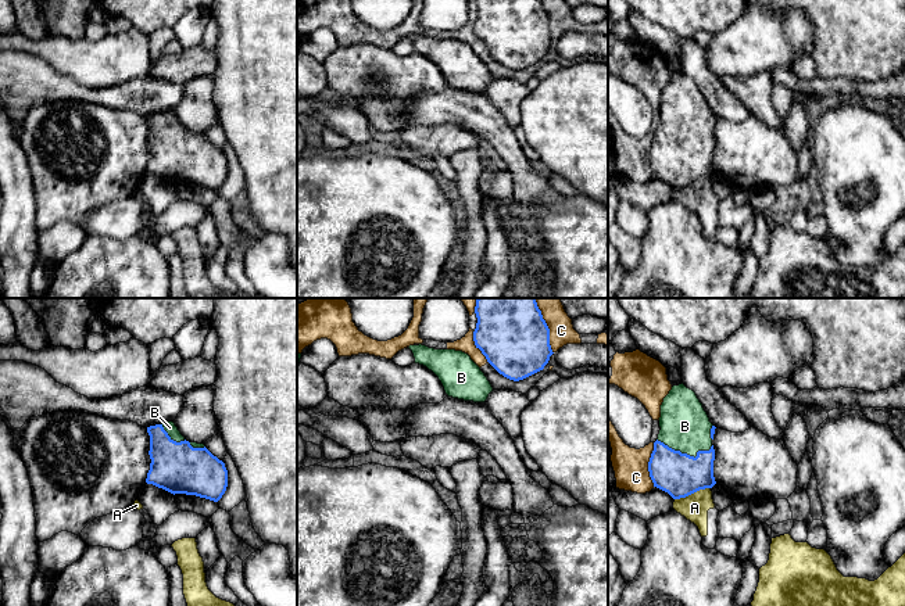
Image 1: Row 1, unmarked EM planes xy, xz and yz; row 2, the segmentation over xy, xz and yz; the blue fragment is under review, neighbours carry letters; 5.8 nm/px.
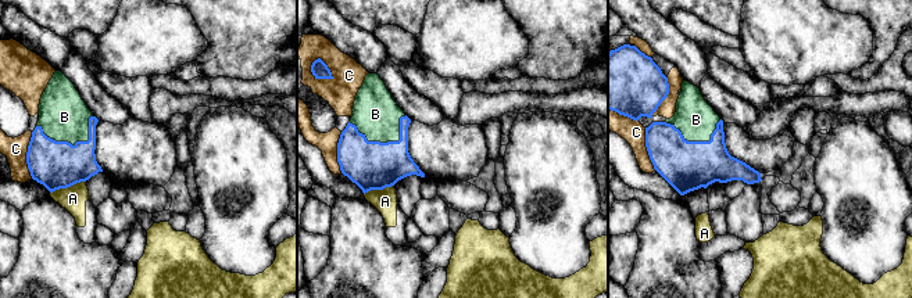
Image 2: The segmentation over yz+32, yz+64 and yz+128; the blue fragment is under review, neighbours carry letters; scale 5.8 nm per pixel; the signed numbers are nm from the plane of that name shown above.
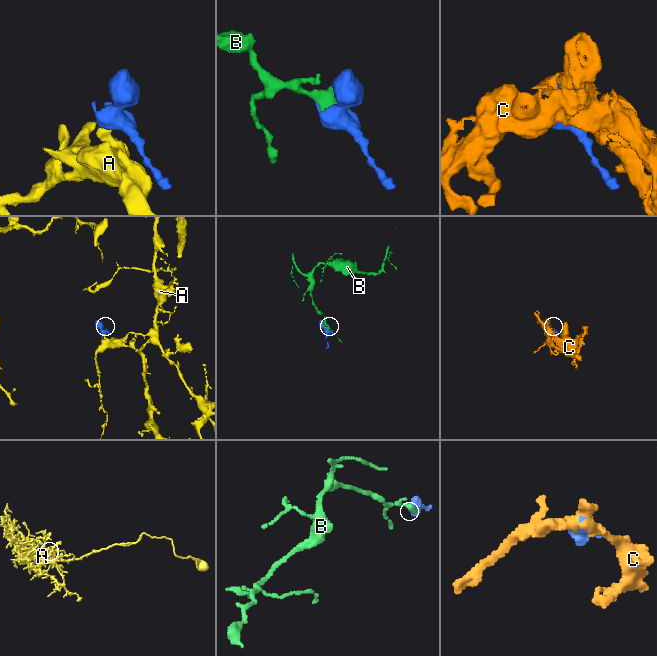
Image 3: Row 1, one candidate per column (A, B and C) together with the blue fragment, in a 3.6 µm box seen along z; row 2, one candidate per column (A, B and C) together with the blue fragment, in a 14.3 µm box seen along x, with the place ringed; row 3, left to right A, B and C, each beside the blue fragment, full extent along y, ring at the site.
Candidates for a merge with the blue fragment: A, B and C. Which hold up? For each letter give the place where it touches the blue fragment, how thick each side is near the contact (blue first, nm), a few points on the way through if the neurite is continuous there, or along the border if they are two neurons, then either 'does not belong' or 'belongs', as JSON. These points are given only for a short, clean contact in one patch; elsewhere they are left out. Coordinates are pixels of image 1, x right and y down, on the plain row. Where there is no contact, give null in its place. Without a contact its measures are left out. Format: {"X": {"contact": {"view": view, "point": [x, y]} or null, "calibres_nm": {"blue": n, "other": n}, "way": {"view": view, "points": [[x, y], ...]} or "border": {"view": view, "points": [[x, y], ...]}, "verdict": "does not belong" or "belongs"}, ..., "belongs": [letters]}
{"A": {"contact": {"view": "yz", "point": [691, 182]}, "calibres_nm": {"blue": 260, "other": 160}, "border": {"view": "yz", "points": [[709, 176], [675, 189]]}, "verdict": "does not belong"}, "B": {"contact": {"view": "yz", "point": [686, 143]}, "calibres_nm": {"blue": 260, "other": 280}, "verdict": "belongs"}, "C": {"contact": {"view": "yz", "point": [648, 154]}, "calibres_nm": {"blue": 260, "other": 200}, "verdict": "does not belong"}, "belongs": ["B"]}

